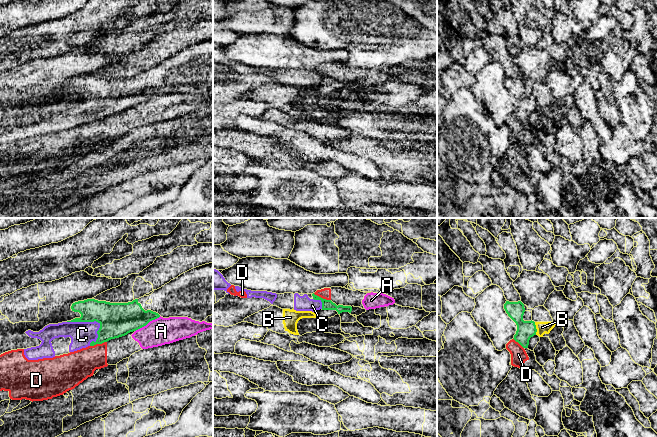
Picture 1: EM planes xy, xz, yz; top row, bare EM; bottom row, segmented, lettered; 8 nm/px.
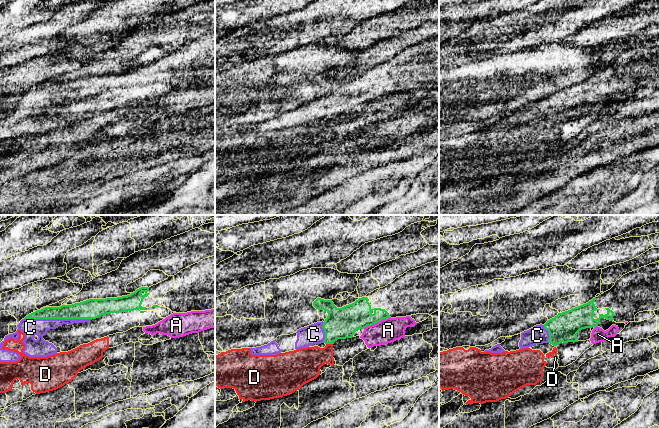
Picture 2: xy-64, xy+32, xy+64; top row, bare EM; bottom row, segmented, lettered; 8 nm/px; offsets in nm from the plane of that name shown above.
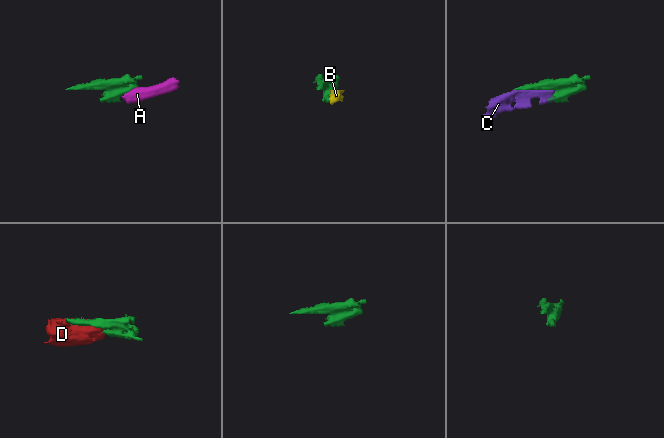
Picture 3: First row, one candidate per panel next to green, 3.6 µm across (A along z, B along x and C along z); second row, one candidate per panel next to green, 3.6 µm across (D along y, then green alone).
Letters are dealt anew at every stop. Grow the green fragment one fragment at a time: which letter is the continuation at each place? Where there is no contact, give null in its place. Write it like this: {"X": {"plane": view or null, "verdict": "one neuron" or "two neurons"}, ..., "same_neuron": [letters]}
{"A": {"plane": "xy", "verdict": "two neurons"}, "B": {"plane": "yz", "verdict": "two neurons"}, "C": {"plane": "xy", "verdict": "one neuron"}, "D": {"plane": "xz", "verdict": "two neurons"}, "same_neuron": ["C"]}

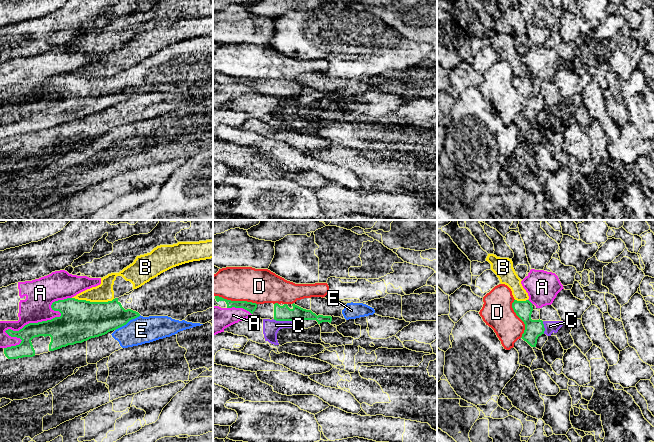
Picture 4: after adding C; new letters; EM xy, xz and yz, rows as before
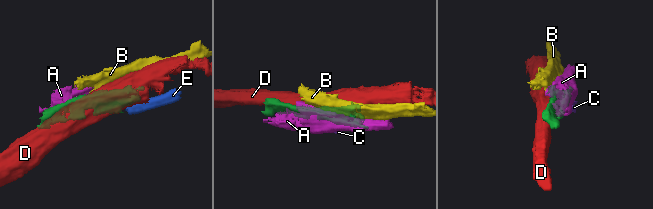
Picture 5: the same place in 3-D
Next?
{"A": {"plane": "xy", "verdict": "two neurons"}, "B": {"plane": "xy", "verdict": "two neurons"}, "C": {"plane": "xz", "verdict": "two neurons"}, "D": {"plane": "xz", "verdict": "two neurons"}, "E": {"plane": "xy", "verdict": "two neurons"}, "same_neuron": []}

